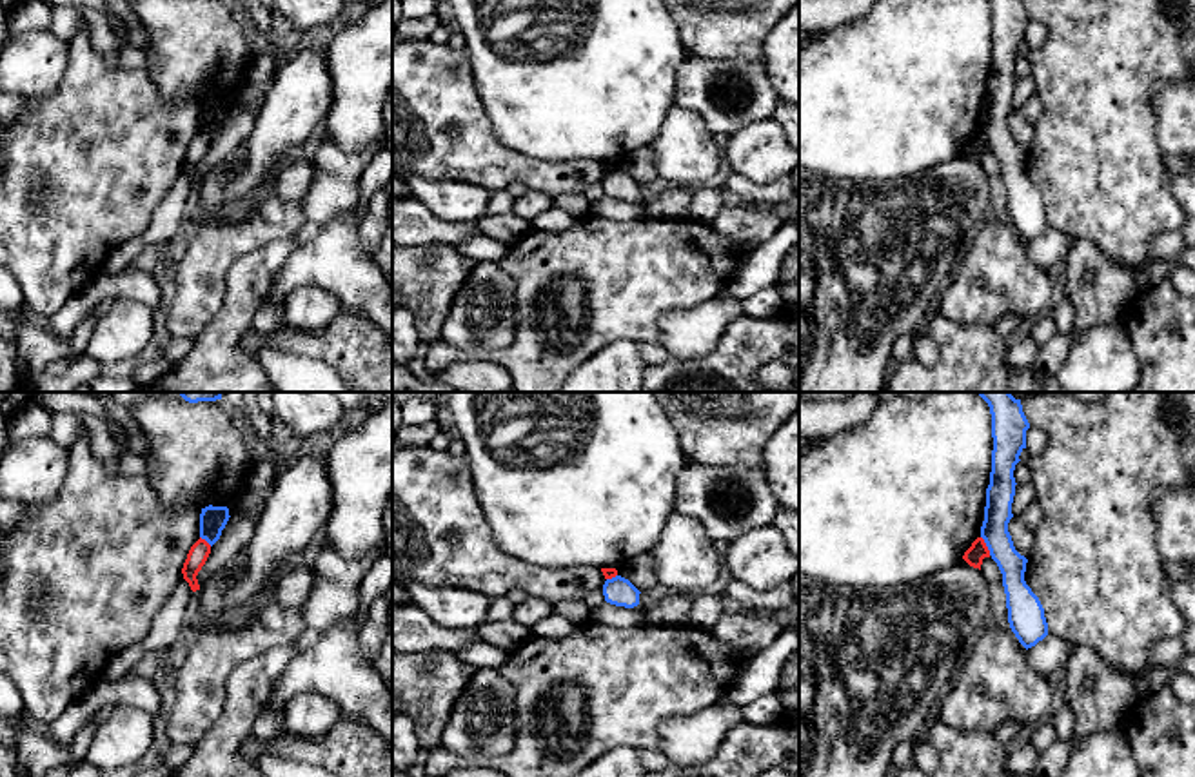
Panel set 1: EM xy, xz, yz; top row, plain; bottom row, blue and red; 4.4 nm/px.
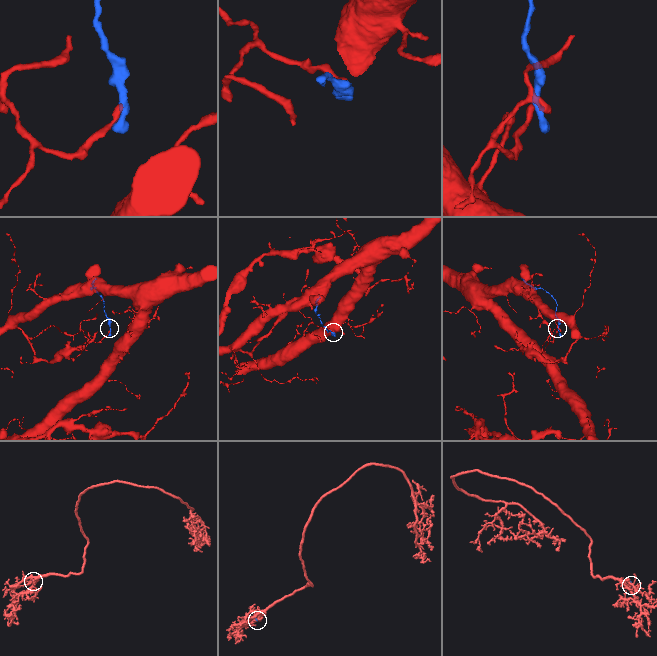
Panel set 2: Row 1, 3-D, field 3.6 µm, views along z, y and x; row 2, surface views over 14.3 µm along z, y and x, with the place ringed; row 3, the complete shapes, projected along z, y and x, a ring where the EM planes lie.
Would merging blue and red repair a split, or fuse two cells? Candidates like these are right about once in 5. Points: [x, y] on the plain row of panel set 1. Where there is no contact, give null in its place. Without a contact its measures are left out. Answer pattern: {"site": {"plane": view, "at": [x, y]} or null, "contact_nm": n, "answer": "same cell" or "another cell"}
{"site": {"plane": "yz", "at": [987, 138]}, "contact_nm": 100, "answer": "another cell"}

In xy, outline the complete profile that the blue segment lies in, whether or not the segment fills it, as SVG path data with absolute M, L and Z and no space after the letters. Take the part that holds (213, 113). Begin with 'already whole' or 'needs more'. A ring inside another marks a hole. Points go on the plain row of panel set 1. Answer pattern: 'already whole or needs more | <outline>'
already whole | M205 100L200 107L200 131L205 133L211 140L220 133L222 123L229 114L227 100Z

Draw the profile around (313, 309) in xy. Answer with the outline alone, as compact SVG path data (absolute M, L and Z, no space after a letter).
M303 285L283 300L285 325L294 330L318 334L341 316L338 298L318 285Z

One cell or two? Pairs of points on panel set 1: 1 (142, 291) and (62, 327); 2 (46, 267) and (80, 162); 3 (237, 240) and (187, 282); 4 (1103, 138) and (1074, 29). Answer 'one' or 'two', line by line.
1: one
2: one
3: one
4: one

